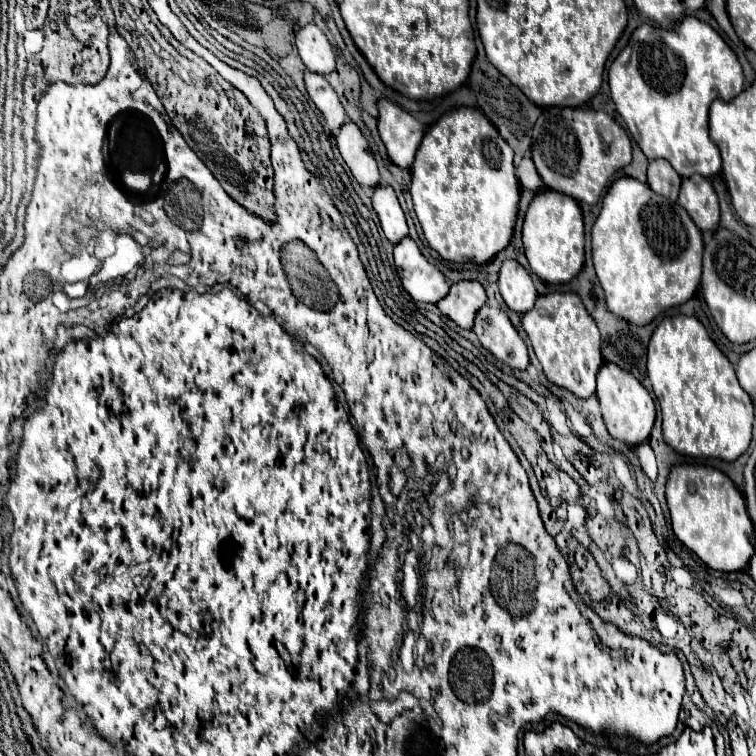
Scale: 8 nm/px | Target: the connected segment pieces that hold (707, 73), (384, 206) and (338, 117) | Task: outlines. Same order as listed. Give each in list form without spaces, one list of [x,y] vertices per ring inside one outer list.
[[[685,17],[681,25],[673,31],[665,31],[651,25],[637,27],[627,47],[609,67],[611,99],[617,107],[617,113],[623,117],[627,129],[635,137],[637,145],[641,147],[647,159],[667,159],[681,177],[691,177],[693,173],[713,177],[721,171],[719,149],[709,137],[709,105],[715,99],[735,99],[743,91],[743,85],[745,77],[737,55],[729,49],[729,45],[721,39],[717,31],[713,31],[707,23],[695,17]]]
[[[379,185],[373,189],[371,201],[373,201],[373,209],[379,215],[381,229],[385,233],[385,237],[393,245],[399,243],[401,239],[405,239],[407,237],[407,223],[405,223],[405,215],[403,215],[403,209],[399,205],[395,191],[391,187]]]
[[[305,73],[305,85],[307,85],[309,97],[313,99],[315,107],[323,113],[327,127],[331,131],[337,131],[345,123],[347,115],[333,87],[327,83],[323,75],[317,75],[317,73]]]

